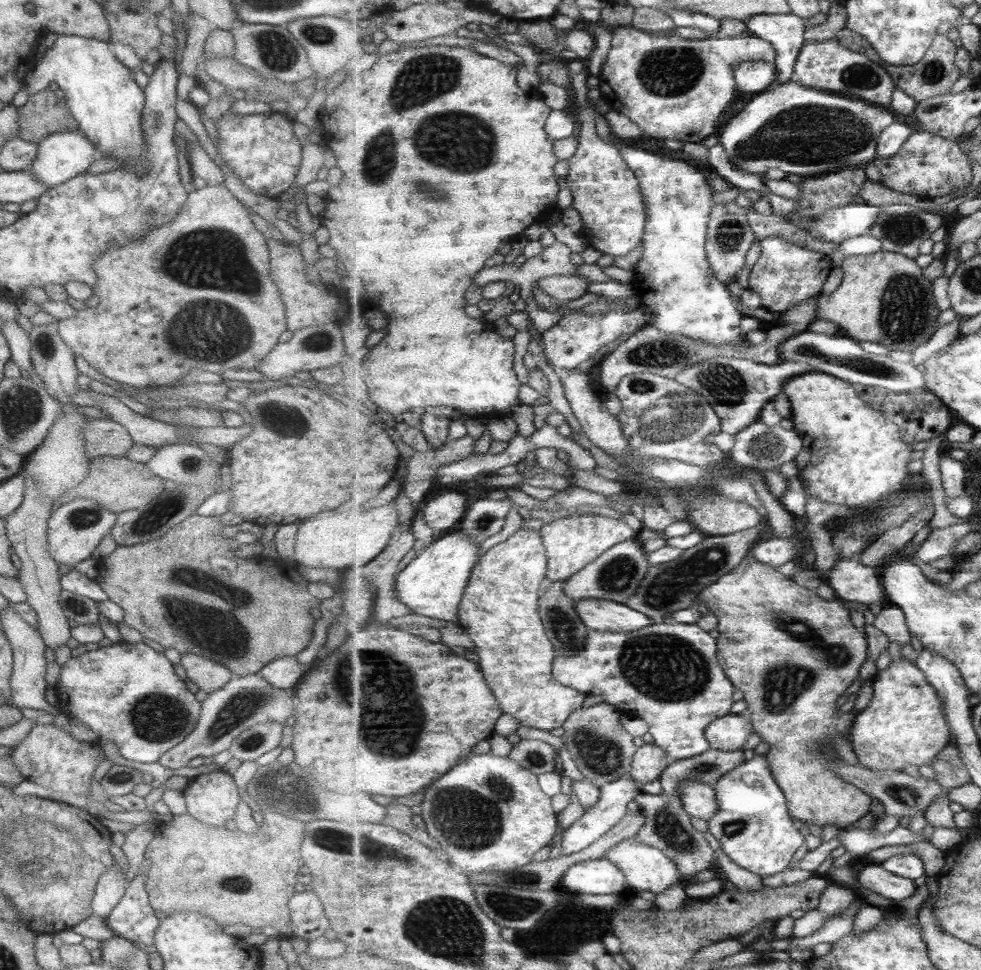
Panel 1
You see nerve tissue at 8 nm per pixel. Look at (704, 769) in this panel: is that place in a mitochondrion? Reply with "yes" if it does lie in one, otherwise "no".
yes

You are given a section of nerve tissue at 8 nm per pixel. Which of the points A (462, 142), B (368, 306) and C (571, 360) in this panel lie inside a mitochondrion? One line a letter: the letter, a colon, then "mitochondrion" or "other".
A: mitochondrion
B: other
C: other

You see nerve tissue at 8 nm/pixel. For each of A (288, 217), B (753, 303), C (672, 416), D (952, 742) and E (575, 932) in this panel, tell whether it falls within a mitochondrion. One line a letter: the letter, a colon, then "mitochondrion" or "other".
A: other
B: other
C: mitochondrion
D: other
E: other

